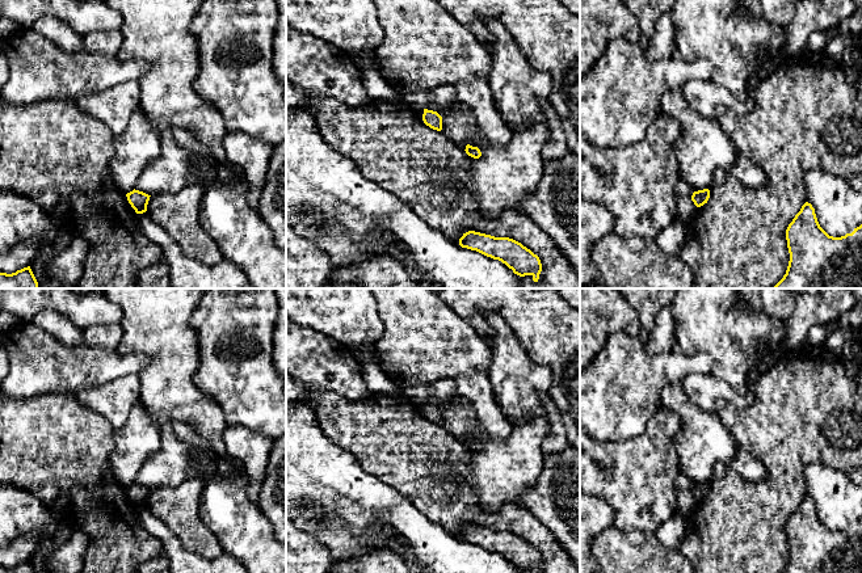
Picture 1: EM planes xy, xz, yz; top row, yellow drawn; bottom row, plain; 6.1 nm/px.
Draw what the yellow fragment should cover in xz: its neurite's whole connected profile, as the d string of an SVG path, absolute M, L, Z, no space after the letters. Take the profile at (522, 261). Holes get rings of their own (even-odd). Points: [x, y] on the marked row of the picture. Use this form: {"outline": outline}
{"outline": "M468 231L459 239L459 245L501 261L520 277L531 275L534 282L539 279L539 257L513 239Z"}

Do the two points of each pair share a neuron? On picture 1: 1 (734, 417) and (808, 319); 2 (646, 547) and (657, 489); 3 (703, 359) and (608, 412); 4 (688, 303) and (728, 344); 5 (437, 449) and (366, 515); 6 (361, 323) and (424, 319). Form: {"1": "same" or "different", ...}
{"1": "different", "2": "different", "3": "same", "4": "same", "5": "different", "6": "different"}

